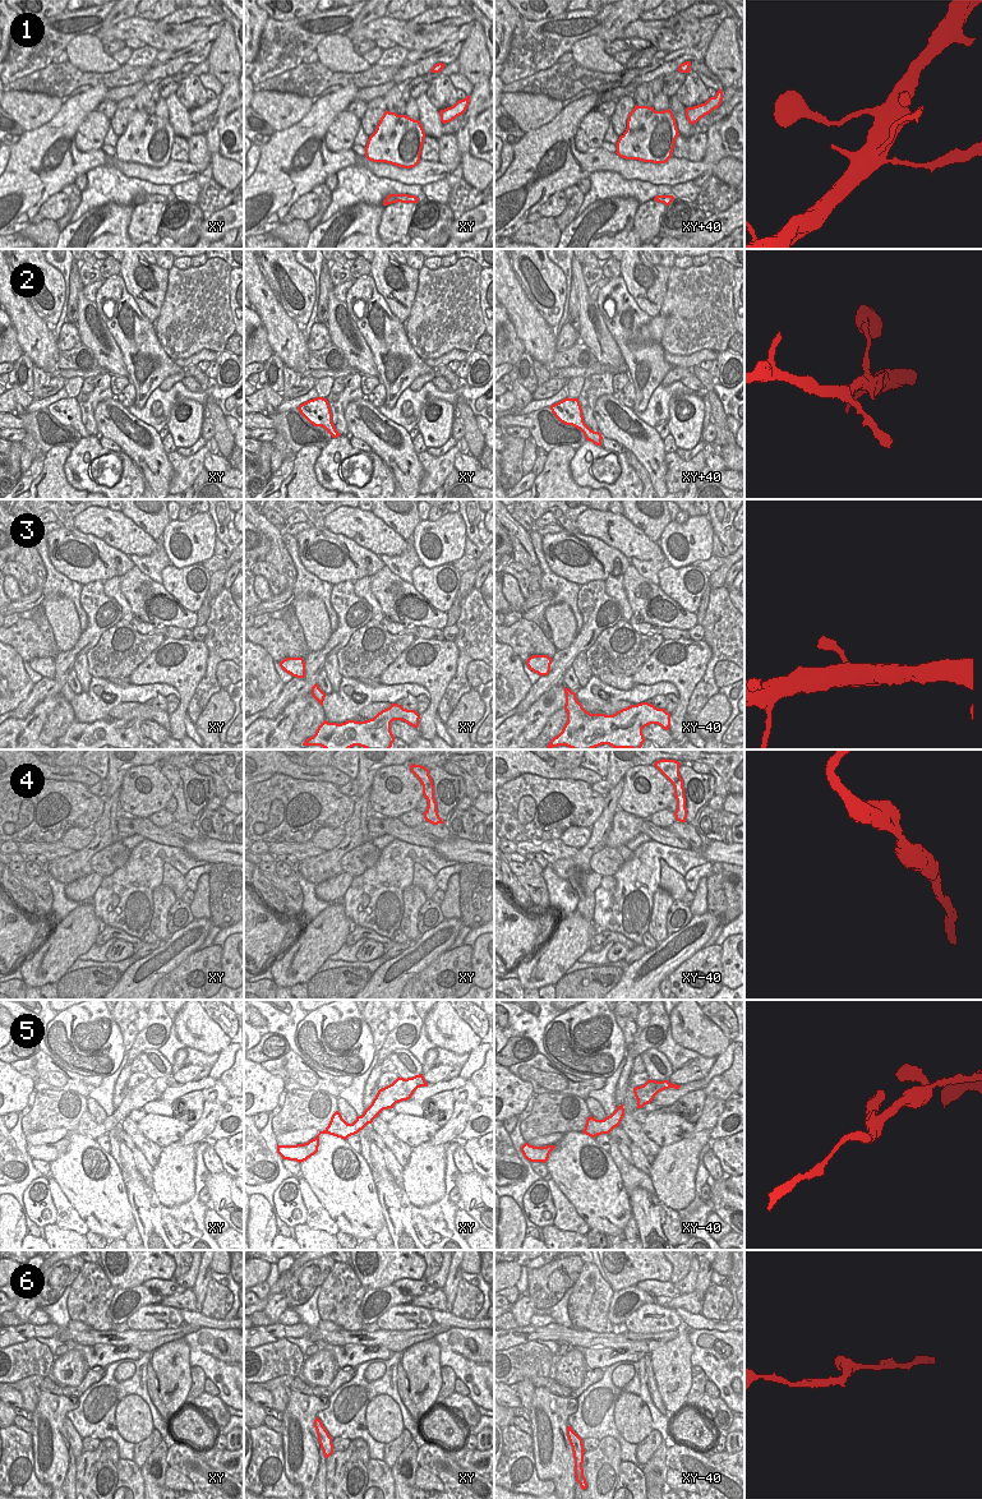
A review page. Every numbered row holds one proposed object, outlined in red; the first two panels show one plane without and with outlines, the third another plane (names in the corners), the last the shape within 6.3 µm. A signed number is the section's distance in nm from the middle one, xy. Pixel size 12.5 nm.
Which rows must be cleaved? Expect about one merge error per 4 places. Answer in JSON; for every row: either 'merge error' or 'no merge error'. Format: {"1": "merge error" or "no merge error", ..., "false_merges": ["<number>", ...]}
{"1": "no merge error", "2": "no merge error", "3": "no merge error", "4": "no merge error", "5": "no merge error", "6": "no merge error", "false_merges": []}

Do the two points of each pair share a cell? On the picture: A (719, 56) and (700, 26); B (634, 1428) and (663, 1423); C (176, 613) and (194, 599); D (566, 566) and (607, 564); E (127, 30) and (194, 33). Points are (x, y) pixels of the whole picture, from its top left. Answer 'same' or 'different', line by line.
A: different
B: different
C: different
D: same
E: same

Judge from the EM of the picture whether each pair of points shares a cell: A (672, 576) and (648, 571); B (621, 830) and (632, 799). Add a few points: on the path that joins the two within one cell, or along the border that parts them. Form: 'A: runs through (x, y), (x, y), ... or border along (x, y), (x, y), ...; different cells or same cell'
A: border along (668, 564), (658, 572), (658, 584); different cells
B: border along (619, 808), (642, 820); different cells

